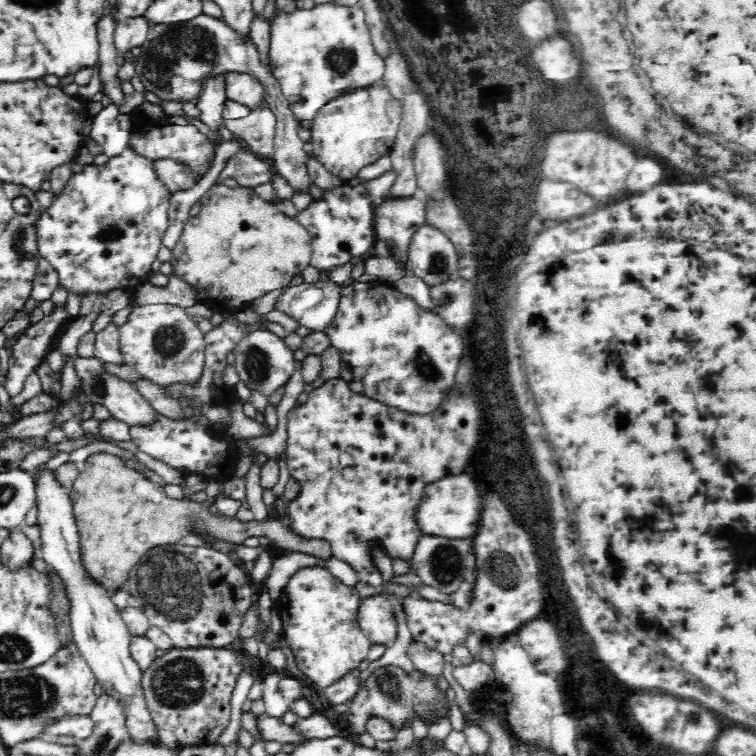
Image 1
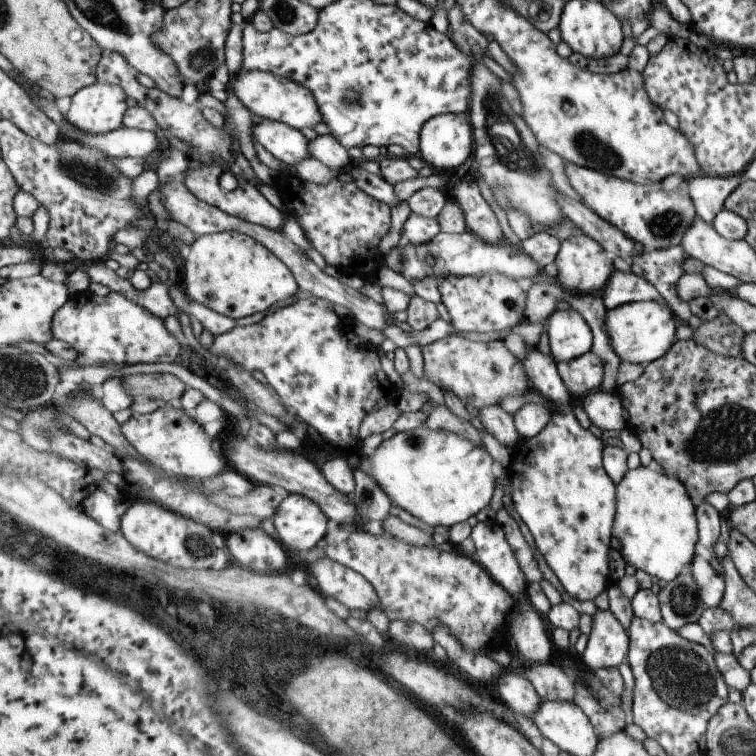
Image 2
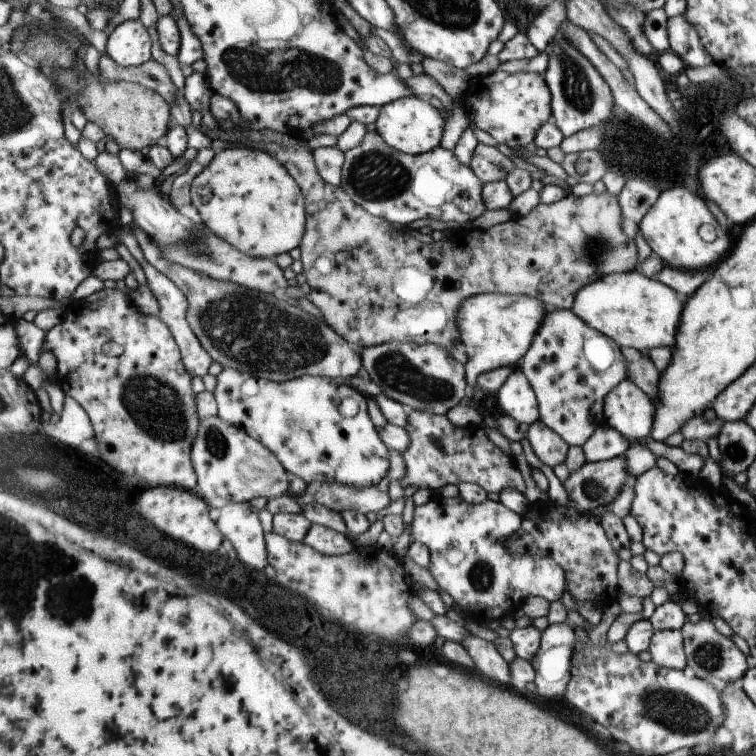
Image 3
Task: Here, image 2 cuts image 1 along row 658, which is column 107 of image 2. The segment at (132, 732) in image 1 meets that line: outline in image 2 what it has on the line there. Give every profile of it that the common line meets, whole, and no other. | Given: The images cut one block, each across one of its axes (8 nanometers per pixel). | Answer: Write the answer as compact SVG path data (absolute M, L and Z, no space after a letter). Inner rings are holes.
M98 82L73 96L68 122L88 135L105 135L125 126L129 108L124 88Z

